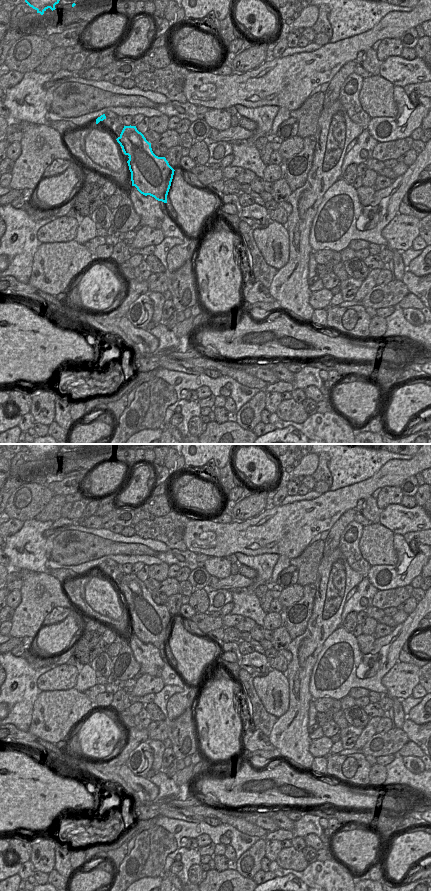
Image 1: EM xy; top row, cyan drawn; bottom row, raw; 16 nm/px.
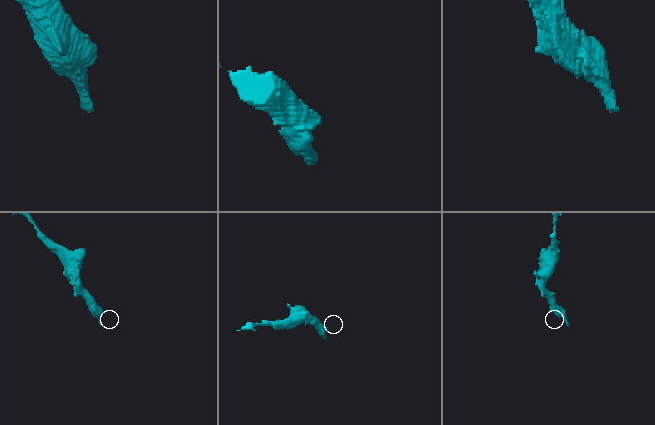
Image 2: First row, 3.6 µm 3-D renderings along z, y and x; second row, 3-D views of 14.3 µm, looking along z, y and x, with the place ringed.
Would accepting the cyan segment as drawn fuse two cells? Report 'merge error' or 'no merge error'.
merge error

